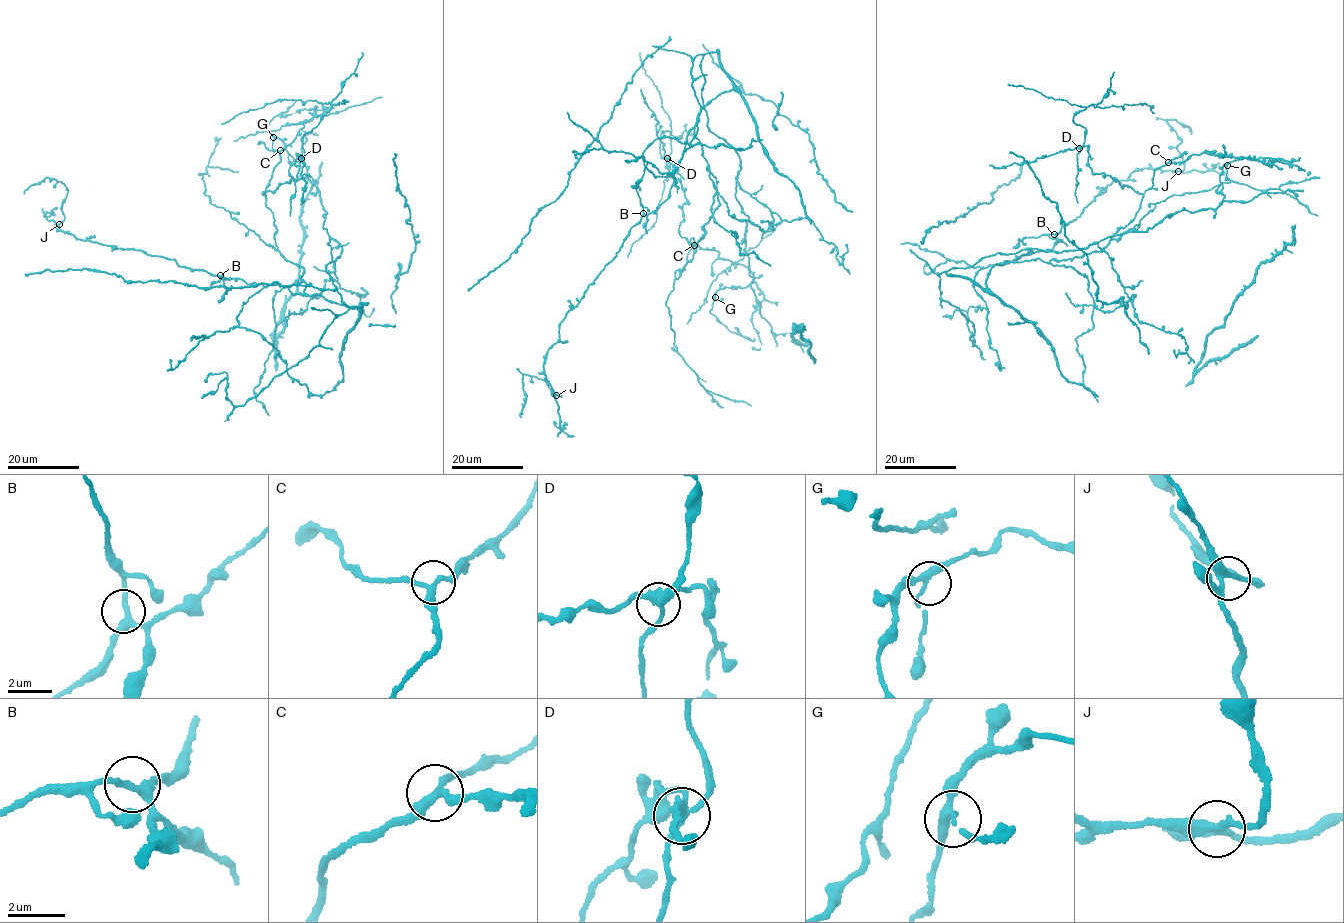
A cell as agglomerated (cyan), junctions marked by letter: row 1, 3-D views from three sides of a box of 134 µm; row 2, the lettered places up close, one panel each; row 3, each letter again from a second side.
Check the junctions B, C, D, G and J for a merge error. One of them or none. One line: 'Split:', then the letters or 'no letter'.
Split: D

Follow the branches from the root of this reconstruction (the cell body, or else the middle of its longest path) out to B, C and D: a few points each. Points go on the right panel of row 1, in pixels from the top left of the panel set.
B: (974, 263), (945, 272), (986, 288), (992, 266), (1029, 251), (1052, 250), (1054, 234)
C: (974, 263), (945, 272), (984, 289), (996, 264), (1102, 251), (1133, 219), (1154, 172), (1168, 162)
D: (974, 263), (945, 272), (986, 288), (996, 264), (1102, 251), (1133, 219), (1142, 195), (1095, 174), (1080, 149)

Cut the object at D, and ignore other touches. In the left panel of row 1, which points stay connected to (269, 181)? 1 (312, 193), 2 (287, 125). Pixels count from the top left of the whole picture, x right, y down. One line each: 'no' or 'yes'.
1: yes
2: yes

